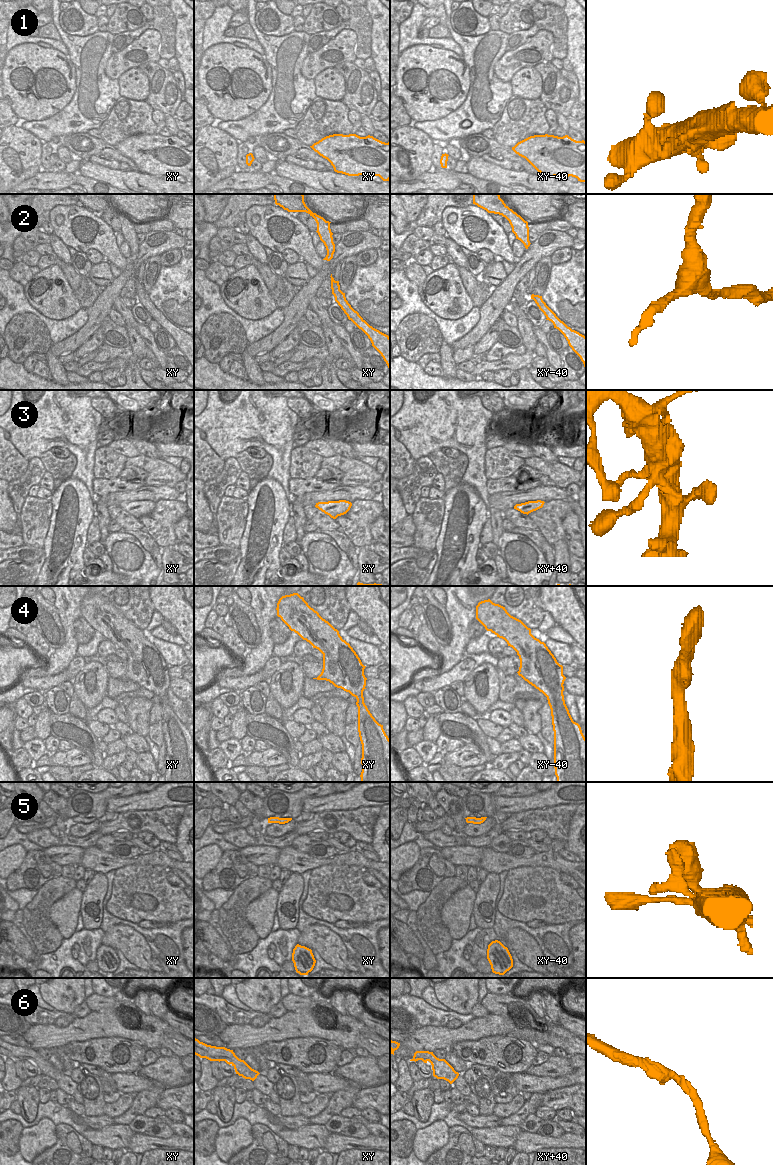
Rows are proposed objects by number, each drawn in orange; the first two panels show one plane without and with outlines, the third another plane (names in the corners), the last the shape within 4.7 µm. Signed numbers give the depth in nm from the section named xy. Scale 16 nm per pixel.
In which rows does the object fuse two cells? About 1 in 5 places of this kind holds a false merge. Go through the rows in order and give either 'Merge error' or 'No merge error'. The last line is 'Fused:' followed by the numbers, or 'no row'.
1: No merge error
2: No merge error
3: No merge error
4: No merge error
5: No merge error
6: No merge error
Fused: no row

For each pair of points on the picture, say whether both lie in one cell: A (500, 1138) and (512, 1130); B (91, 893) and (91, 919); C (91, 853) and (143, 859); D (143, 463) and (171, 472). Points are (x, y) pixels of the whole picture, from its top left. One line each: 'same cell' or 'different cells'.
A: same cell
B: same cell
C: same cell
D: same cell

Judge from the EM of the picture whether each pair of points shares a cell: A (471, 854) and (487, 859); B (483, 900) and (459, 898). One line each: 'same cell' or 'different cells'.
A: different cells
B: different cells

